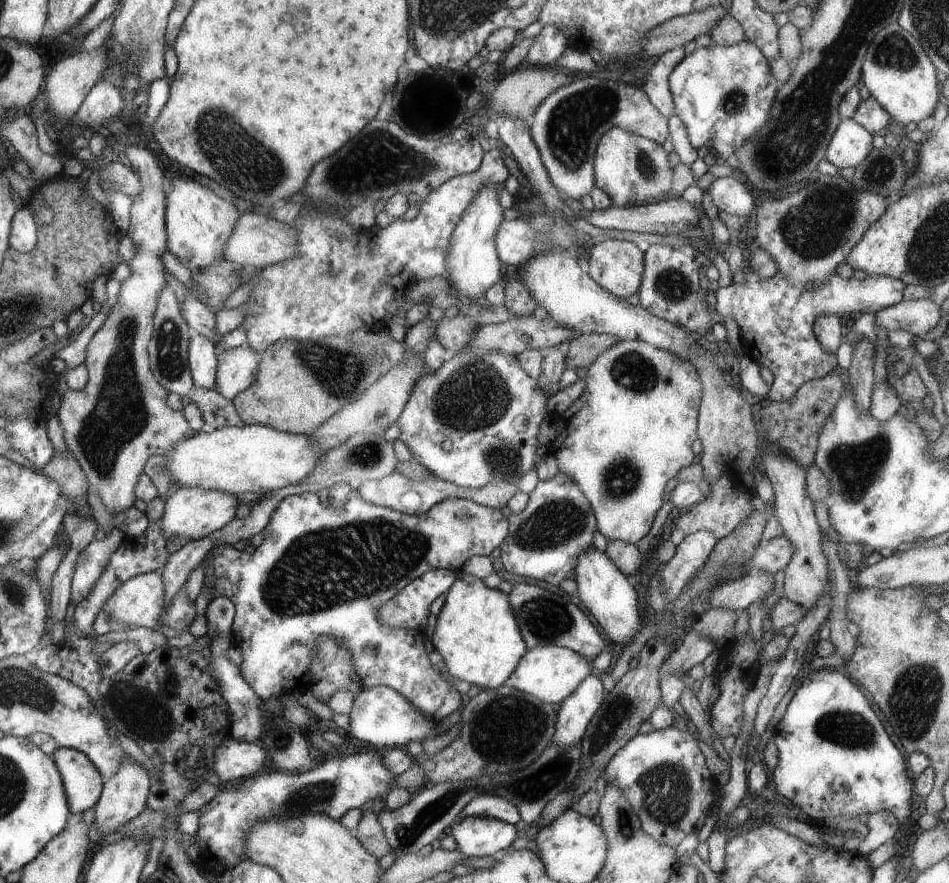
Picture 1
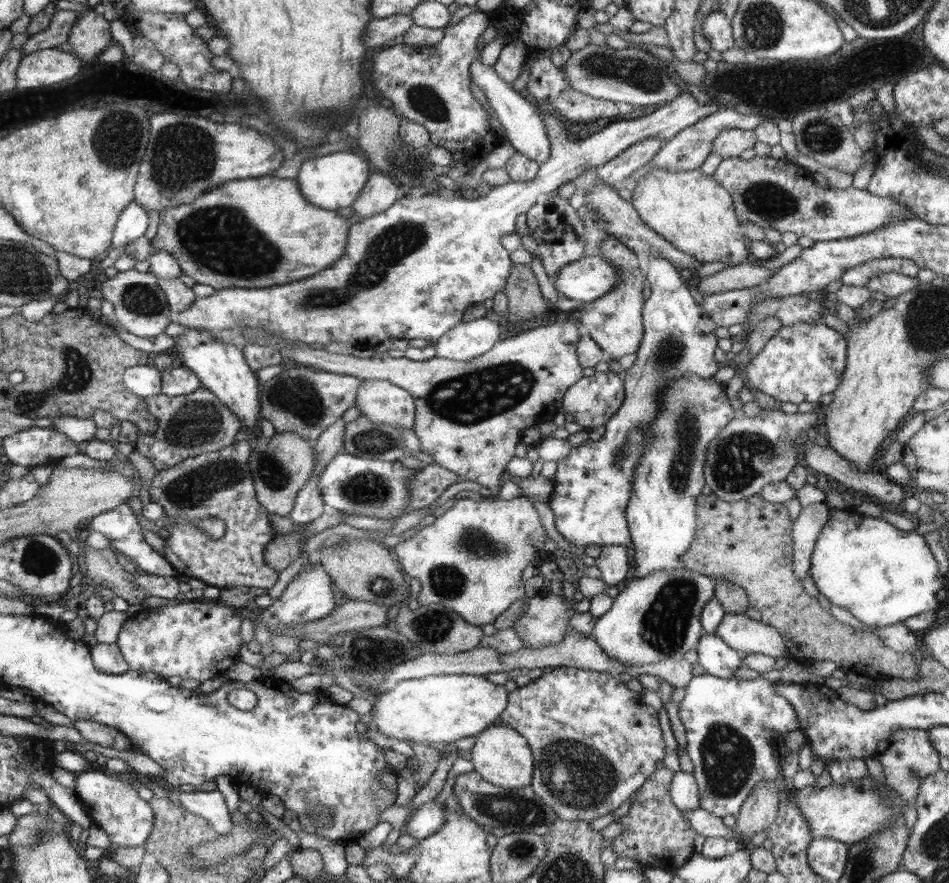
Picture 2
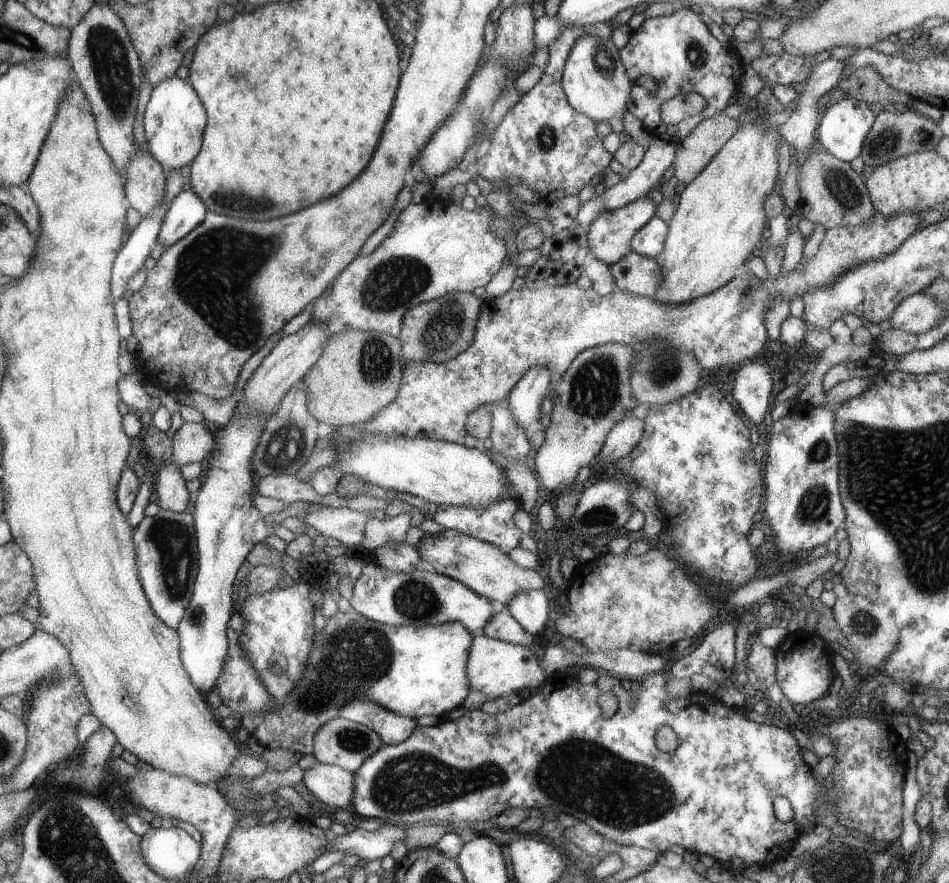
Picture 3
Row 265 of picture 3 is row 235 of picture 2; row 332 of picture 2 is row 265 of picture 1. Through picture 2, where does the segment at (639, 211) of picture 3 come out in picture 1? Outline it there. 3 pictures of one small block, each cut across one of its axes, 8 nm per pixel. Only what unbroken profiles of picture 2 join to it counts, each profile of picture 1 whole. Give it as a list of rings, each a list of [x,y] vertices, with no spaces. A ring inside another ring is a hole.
[[[617,239],[595,241],[586,252],[589,274],[609,293],[627,301],[632,294],[636,294],[642,286],[642,252],[636,243]]]

